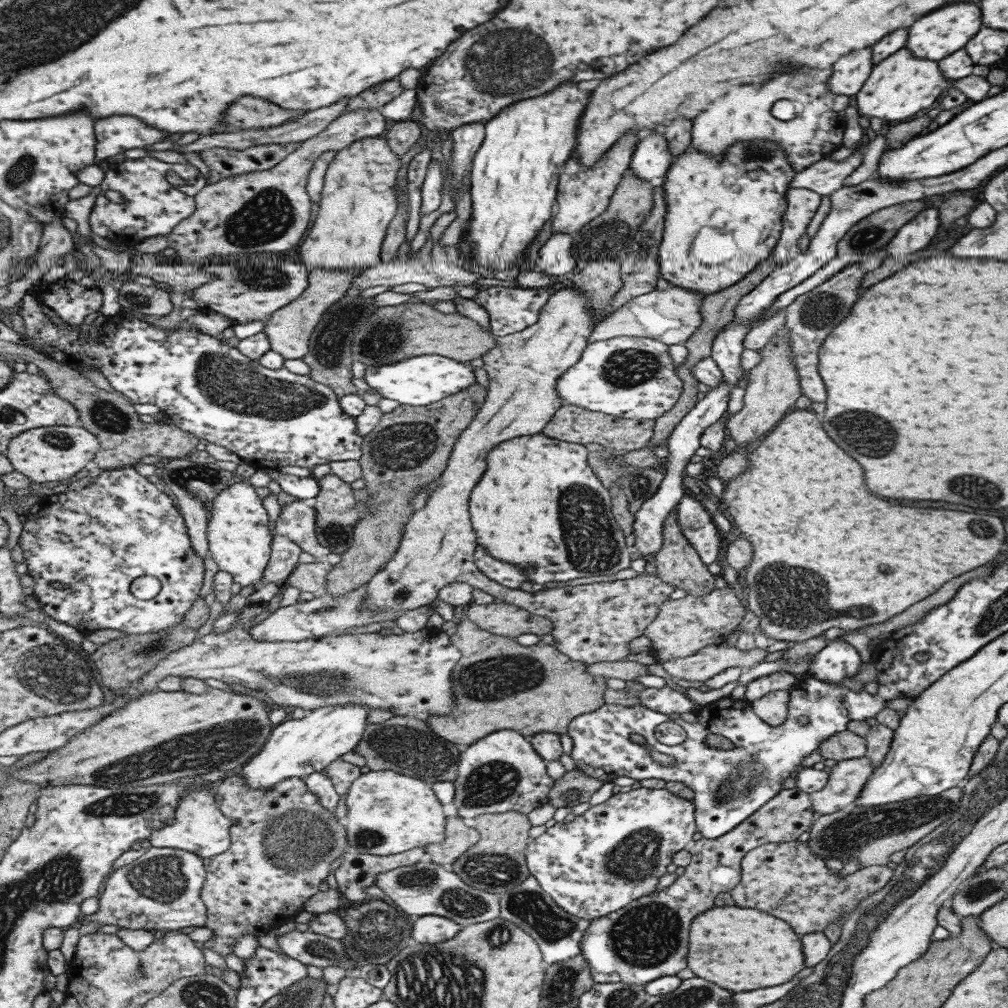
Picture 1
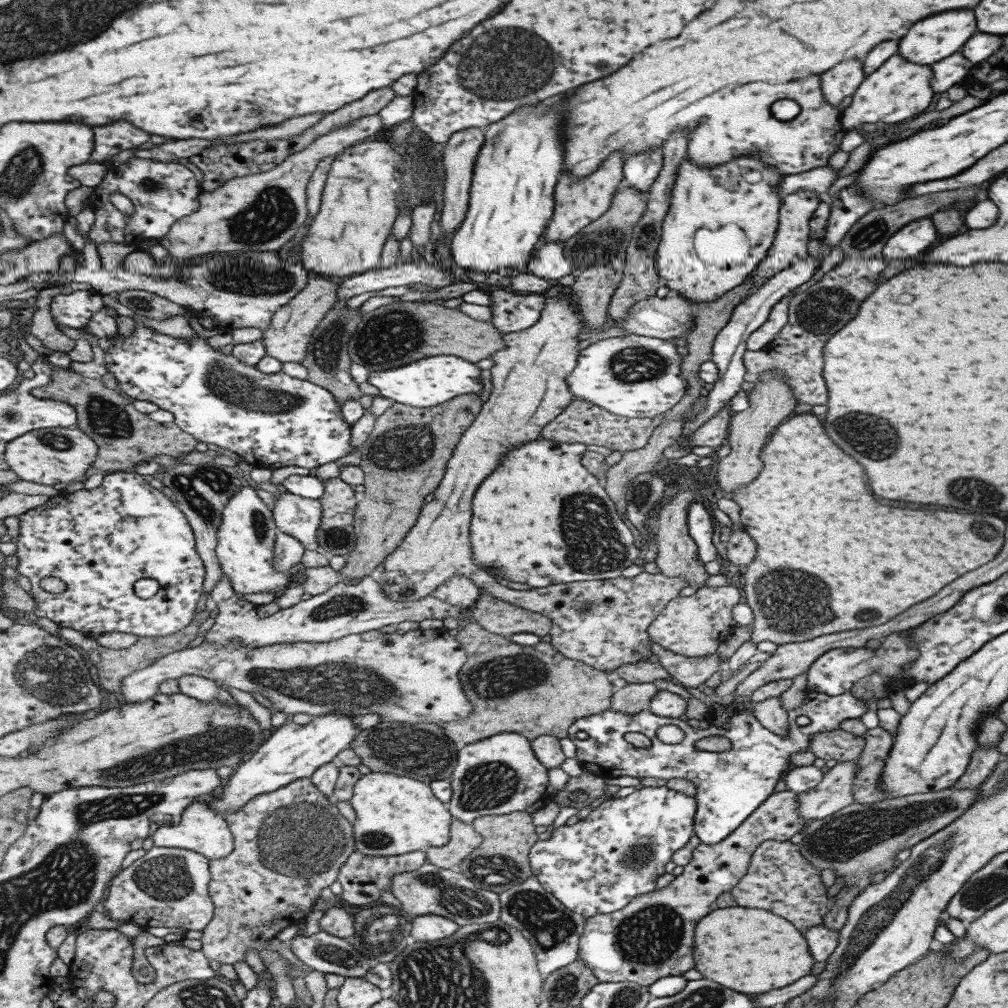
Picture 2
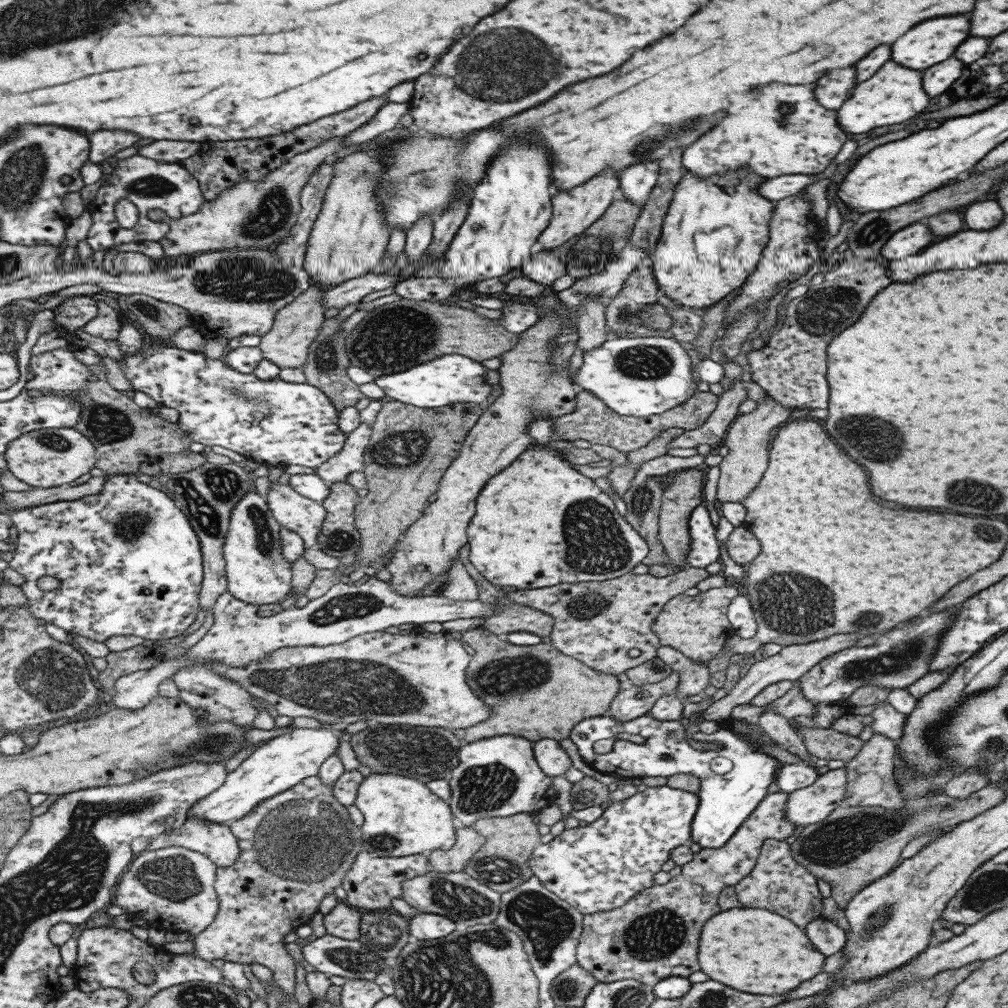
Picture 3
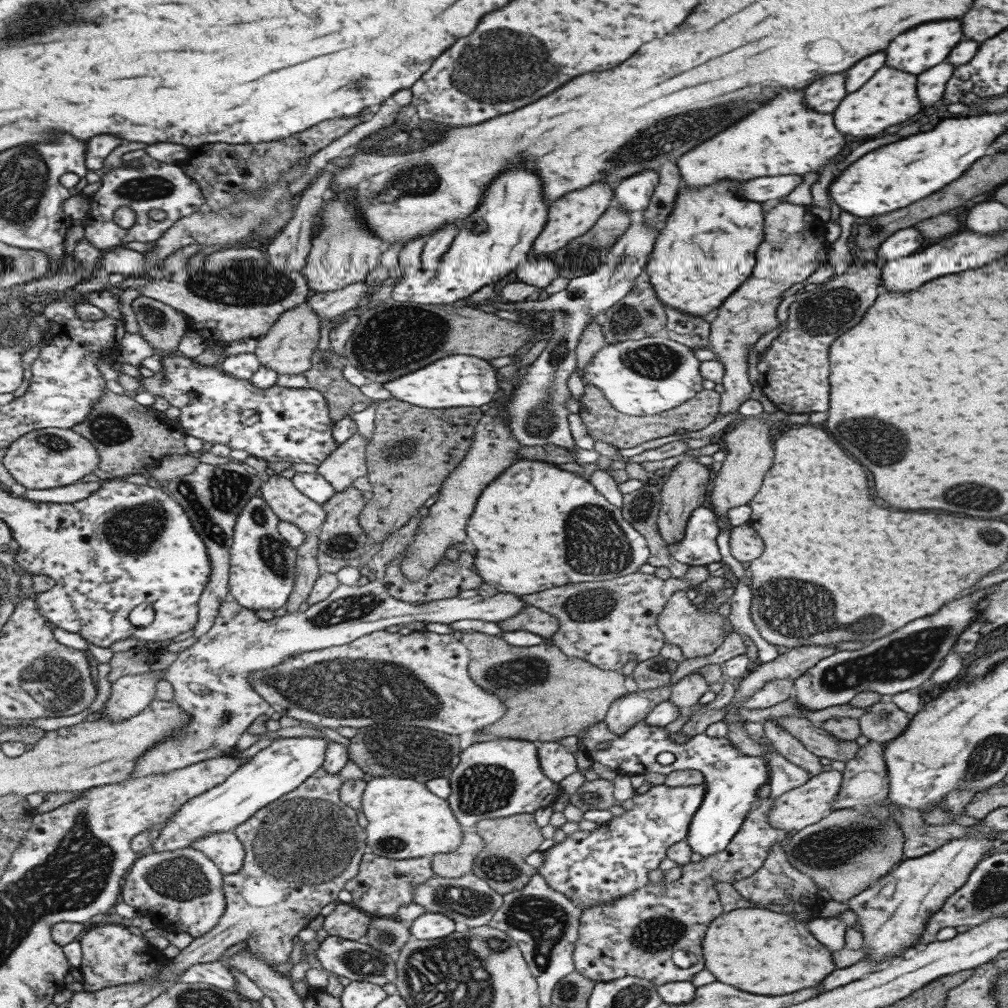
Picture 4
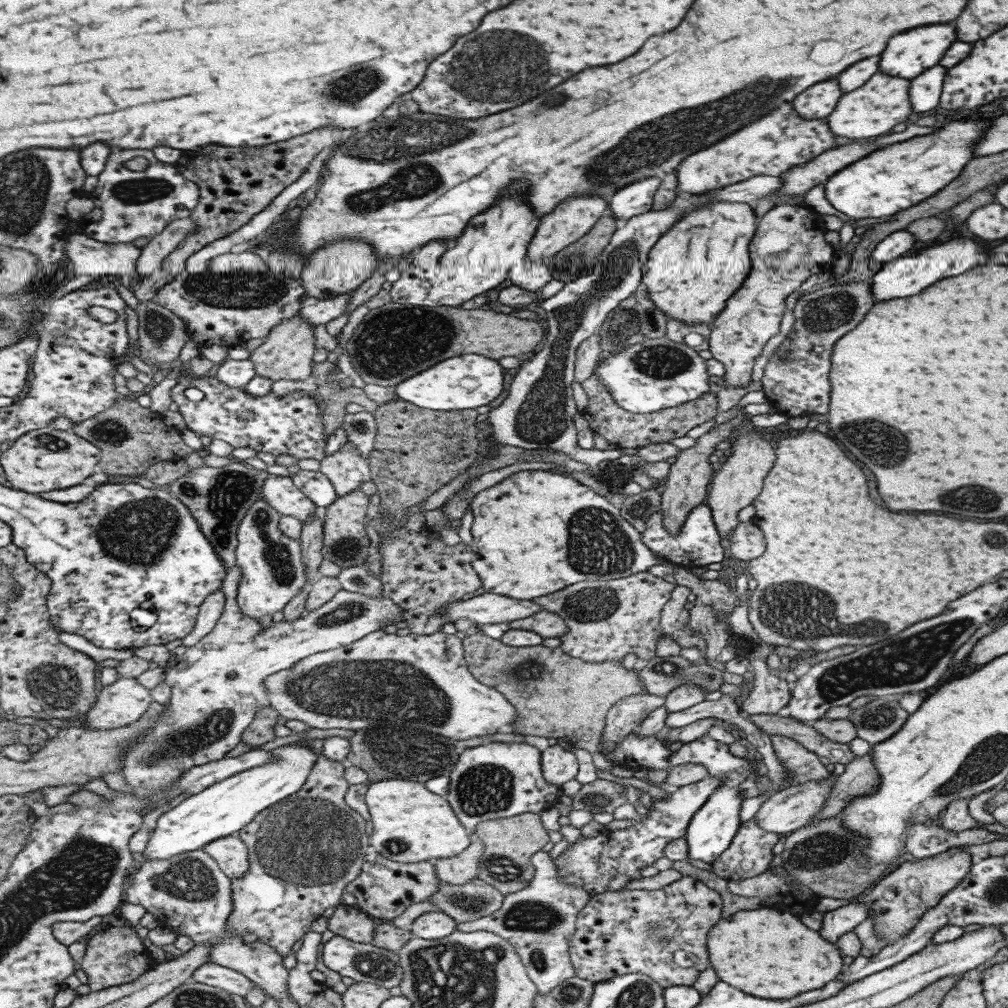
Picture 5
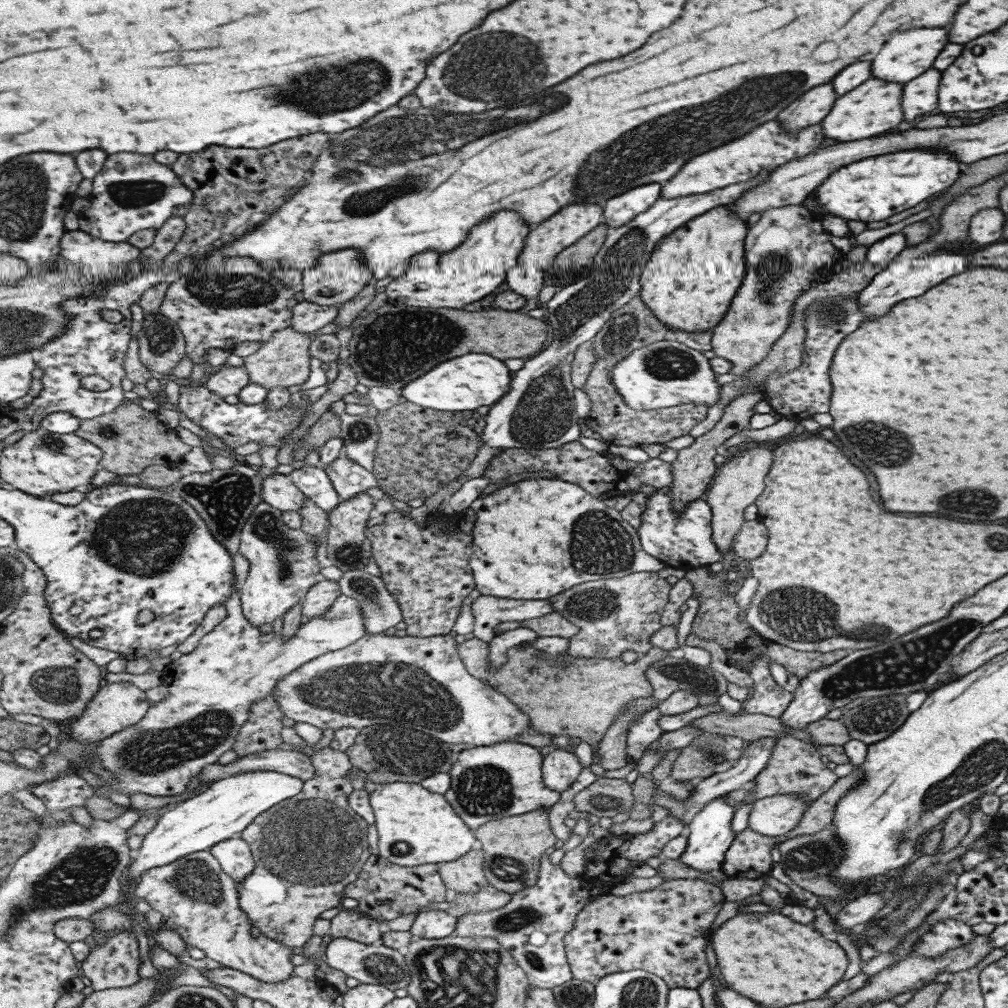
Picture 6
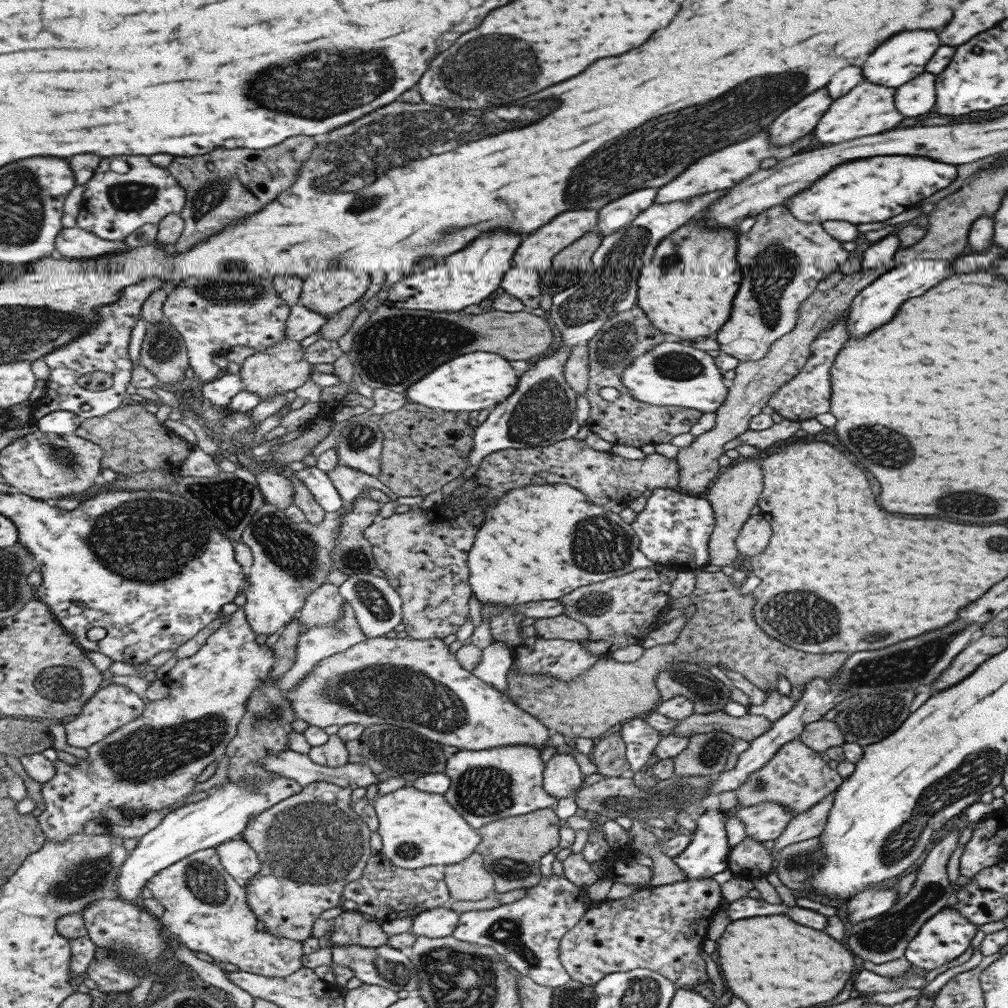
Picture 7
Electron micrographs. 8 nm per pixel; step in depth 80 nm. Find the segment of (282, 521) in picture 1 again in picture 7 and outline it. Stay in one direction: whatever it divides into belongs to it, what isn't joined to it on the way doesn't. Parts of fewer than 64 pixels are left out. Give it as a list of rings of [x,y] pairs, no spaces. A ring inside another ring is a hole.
[[[264,470],[257,473],[255,478],[264,503],[276,506],[281,511],[292,505],[293,490],[291,490],[291,482],[289,482],[287,474]]]

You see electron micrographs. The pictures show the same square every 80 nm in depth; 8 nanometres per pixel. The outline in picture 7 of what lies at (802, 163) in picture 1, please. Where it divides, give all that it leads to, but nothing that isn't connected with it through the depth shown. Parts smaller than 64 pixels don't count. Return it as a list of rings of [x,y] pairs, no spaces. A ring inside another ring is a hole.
[[[763,128],[759,134],[753,134],[749,136],[747,140],[743,142],[737,142],[735,146],[727,146],[727,148],[721,148],[719,154],[713,152],[705,158],[699,158],[697,162],[693,162],[691,166],[687,166],[677,178],[673,178],[669,182],[666,182],[663,186],[656,189],[656,195],[653,203],[668,203],[685,200],[687,198],[696,197],[705,193],[710,193],[716,190],[722,191],[723,188],[729,188],[737,182],[741,182],[743,178],[747,178],[749,174],[753,174],[761,160],[765,158],[775,158],[775,160],[781,160],[781,158],[787,158],[787,156],[793,156],[797,154],[799,150],[807,148],[813,140],[813,134],[807,134],[795,142],[791,142],[789,146],[773,146],[769,140],[767,140],[767,130]]]

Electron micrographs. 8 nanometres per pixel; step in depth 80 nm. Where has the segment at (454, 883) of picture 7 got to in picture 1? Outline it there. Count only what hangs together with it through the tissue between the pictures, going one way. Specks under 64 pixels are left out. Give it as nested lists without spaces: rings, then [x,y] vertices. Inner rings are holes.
[[[447,816],[444,822],[444,839],[424,847],[426,859],[432,863],[448,867],[463,850],[473,846],[479,838],[478,832],[461,817]]]

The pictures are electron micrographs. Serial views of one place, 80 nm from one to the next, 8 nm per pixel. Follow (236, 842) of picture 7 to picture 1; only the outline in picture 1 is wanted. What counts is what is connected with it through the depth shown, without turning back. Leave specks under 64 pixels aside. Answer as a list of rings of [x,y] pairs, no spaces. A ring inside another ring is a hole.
[[[191,787],[174,808],[173,822],[156,826],[150,831],[149,846],[162,849],[181,849],[195,853],[202,859],[224,853],[228,849],[228,830],[232,822],[223,816],[218,807],[218,797],[205,787]]]

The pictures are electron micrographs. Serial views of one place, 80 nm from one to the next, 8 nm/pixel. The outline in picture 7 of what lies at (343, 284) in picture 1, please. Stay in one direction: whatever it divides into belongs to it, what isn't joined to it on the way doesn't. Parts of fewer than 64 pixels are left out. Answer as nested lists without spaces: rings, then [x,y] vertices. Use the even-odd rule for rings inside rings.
[[[284,336],[279,342],[268,346],[260,353],[255,352],[253,355],[249,355],[241,362],[238,371],[242,390],[257,395],[259,400],[262,401],[299,388],[309,378],[312,371],[311,365],[304,359],[303,351],[299,341]]]

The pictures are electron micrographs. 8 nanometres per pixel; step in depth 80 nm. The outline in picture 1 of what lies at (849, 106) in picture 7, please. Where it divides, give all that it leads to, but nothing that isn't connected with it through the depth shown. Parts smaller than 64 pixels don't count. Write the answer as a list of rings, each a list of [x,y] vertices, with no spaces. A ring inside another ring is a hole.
[[[899,48],[885,60],[877,62],[872,66],[871,73],[865,79],[863,86],[852,98],[858,116],[865,116],[868,120],[871,117],[886,120],[890,124],[910,120],[918,116],[920,111],[926,111],[934,106],[937,98],[949,90],[956,88],[963,92],[967,99],[973,102],[980,101],[993,92],[985,78],[976,75],[969,75],[954,81],[948,81],[941,76],[937,62],[915,58],[907,48]]]

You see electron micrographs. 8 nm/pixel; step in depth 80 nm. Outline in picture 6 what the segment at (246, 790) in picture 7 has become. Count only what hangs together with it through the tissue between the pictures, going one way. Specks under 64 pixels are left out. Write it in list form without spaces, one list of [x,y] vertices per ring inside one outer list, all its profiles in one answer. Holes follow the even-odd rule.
[[[273,771],[235,773],[234,775],[228,775],[226,778],[213,781],[200,793],[179,802],[178,805],[171,806],[160,818],[157,818],[156,824],[149,833],[144,835],[141,847],[135,852],[133,860],[130,862],[129,872],[126,874],[126,884],[127,882],[129,884],[130,882],[135,882],[132,887],[135,886],[137,882],[135,878],[141,878],[147,869],[169,864],[191,853],[197,854],[199,851],[208,849],[218,842],[233,836],[239,836],[241,830],[259,813],[263,813],[264,810],[271,808],[286,798],[295,796],[301,790],[301,787],[302,780],[299,780],[299,778]]]

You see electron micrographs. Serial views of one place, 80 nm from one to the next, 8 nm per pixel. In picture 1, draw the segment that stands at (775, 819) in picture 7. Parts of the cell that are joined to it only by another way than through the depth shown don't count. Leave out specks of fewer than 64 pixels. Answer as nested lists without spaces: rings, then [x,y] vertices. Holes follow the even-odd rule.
[[[869,758],[837,762],[828,773],[825,786],[808,794],[815,816],[833,814],[844,806],[853,804],[873,769]]]

